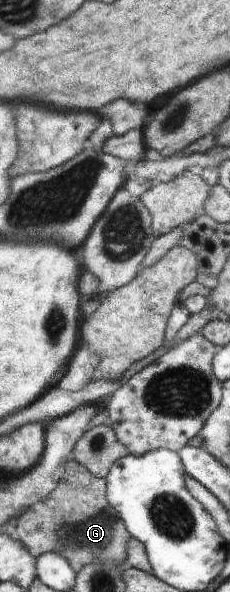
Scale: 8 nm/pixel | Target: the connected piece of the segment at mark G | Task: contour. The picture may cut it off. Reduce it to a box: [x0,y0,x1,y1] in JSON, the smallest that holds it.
[17,459,132,571]

